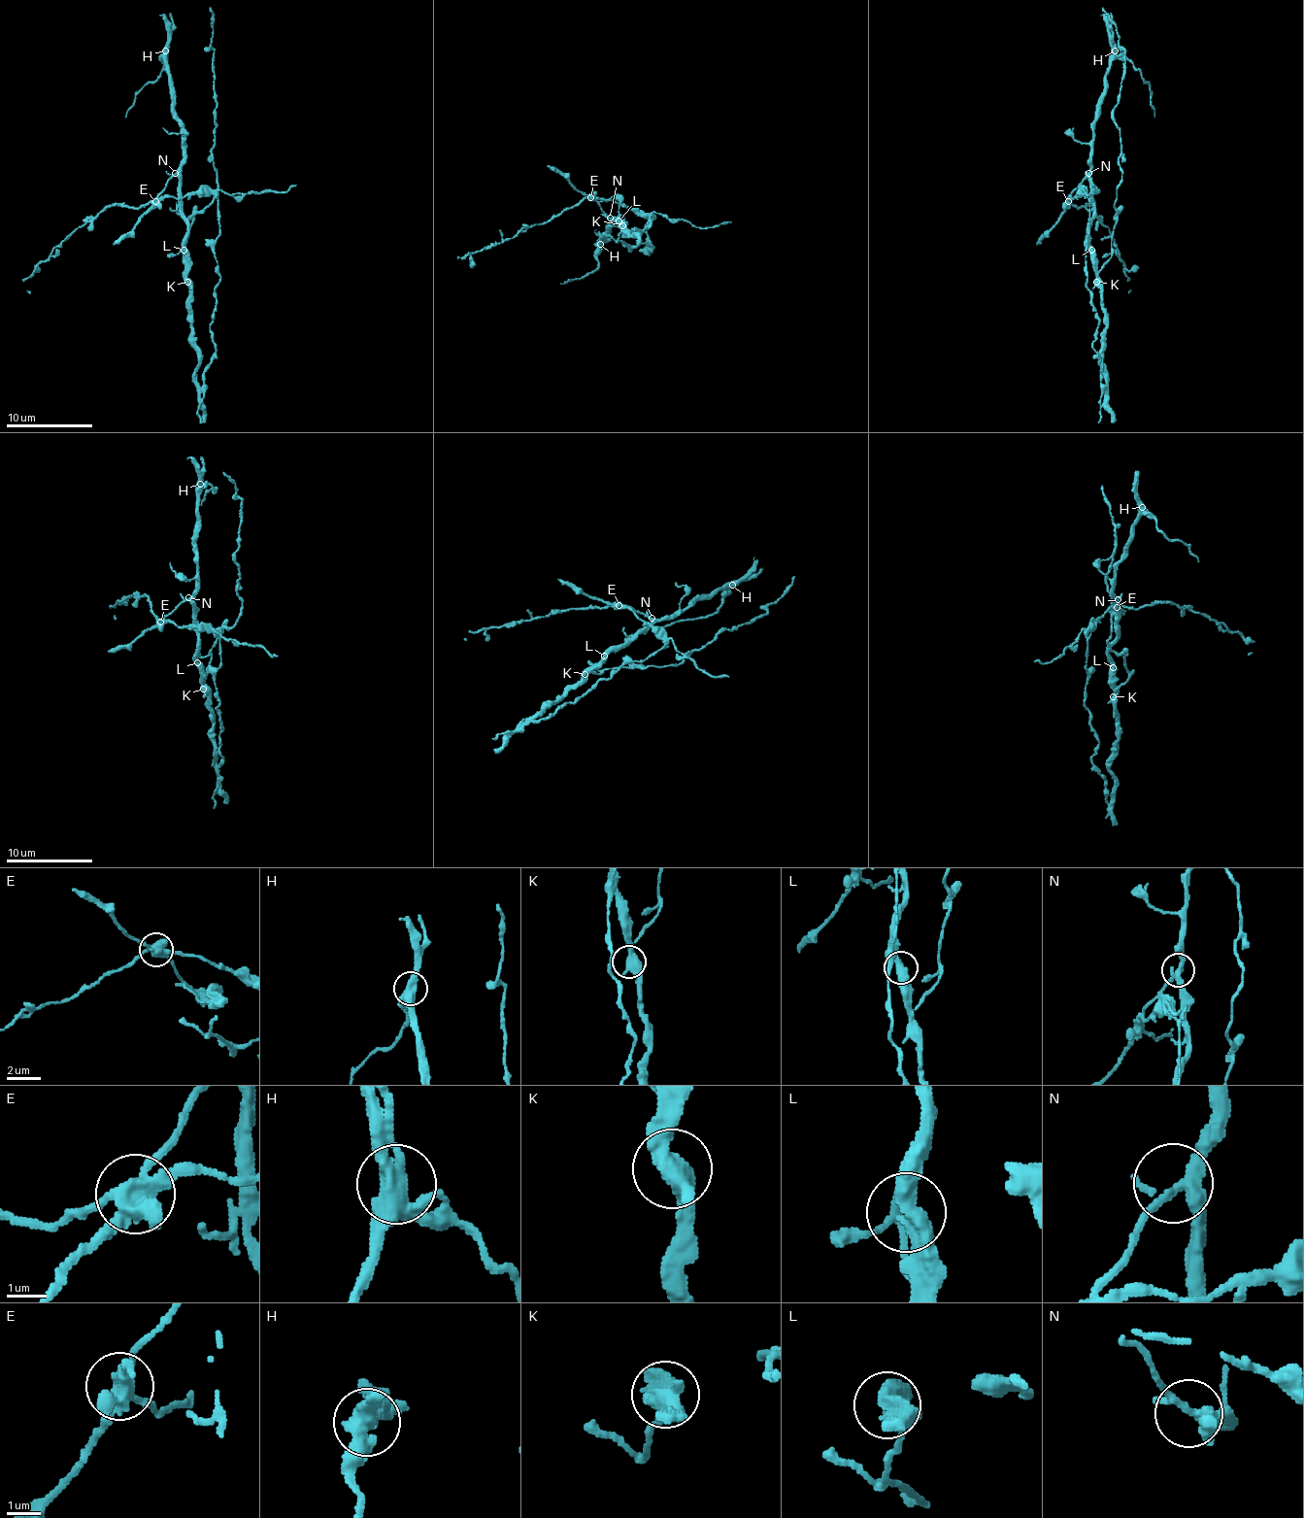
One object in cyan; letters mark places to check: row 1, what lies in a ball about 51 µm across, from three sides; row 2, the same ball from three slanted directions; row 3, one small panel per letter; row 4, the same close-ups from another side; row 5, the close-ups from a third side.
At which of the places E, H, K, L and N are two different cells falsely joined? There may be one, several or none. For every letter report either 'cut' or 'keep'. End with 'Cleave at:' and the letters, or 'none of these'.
E: cut
H: cut
K: cut
L: keep
N: keep
Cleave at: E, H, K

